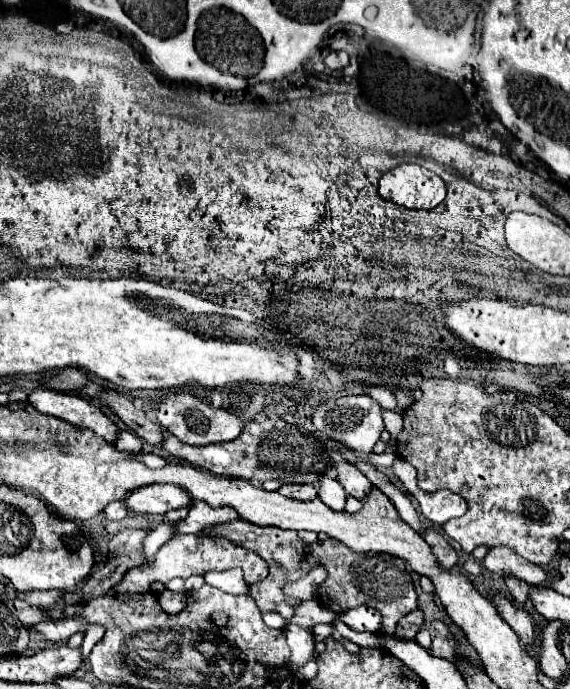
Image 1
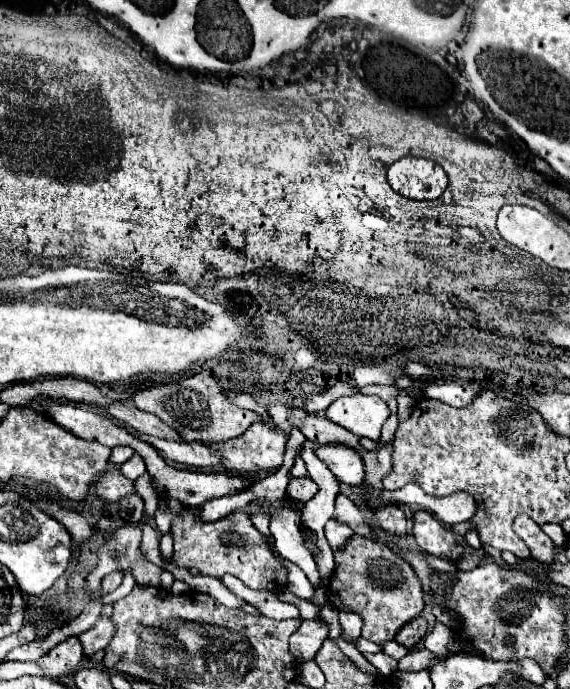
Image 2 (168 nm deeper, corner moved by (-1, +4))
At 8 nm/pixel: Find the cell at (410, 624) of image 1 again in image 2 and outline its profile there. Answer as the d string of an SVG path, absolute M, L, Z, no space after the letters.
M417 618L417 620L411 620L411 624L405 624L405 628L401 628L401 632L397 632L395 640L403 646L407 646L409 650L413 650L423 638L425 638L425 632L427 632L427 622L425 618Z

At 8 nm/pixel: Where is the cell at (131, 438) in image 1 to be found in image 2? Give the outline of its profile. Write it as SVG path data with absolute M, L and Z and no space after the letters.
M137 452L127 462L121 465L121 473L132 481L143 475L146 470L146 465Z

